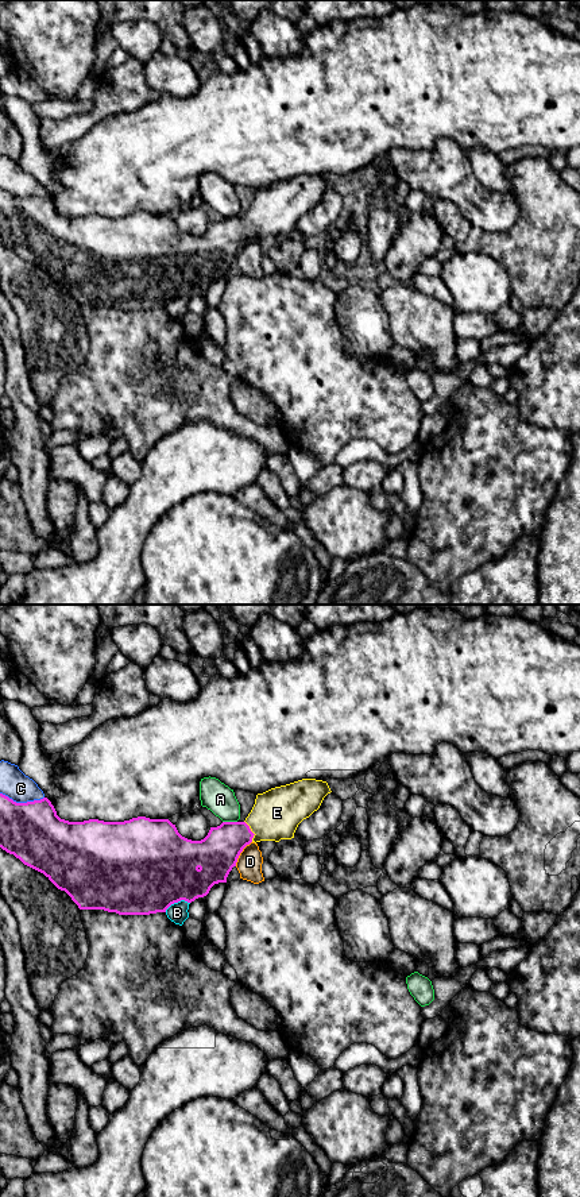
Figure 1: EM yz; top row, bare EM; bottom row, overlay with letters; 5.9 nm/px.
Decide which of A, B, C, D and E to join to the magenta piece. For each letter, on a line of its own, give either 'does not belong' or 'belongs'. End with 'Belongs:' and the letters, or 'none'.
A: does not belong
B: does not belong
C: does not belong
D: does not belong
E: belongs
Belongs: E

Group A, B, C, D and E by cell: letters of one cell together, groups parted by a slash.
A / B / C / D / E

